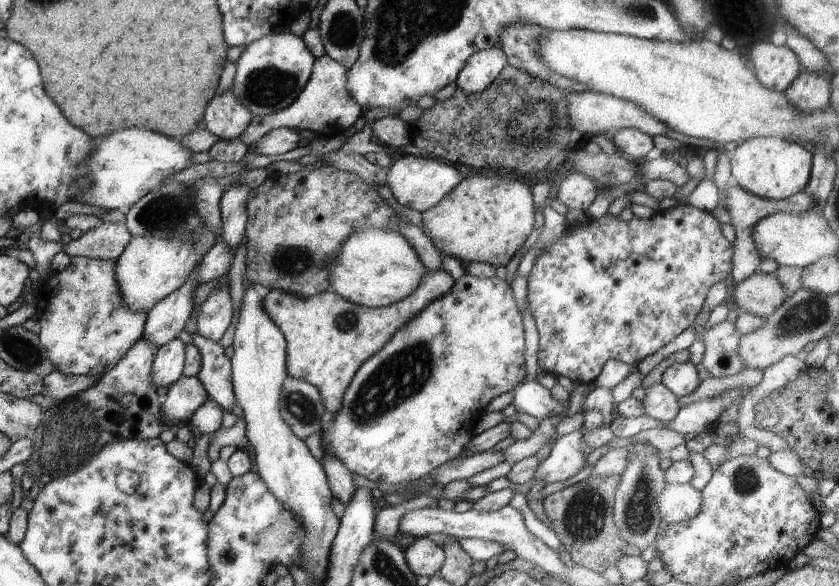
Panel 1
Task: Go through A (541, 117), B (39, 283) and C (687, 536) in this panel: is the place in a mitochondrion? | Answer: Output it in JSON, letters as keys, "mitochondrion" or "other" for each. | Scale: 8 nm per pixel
{"A":"mitochondrion","B":"other","C":"other"}

